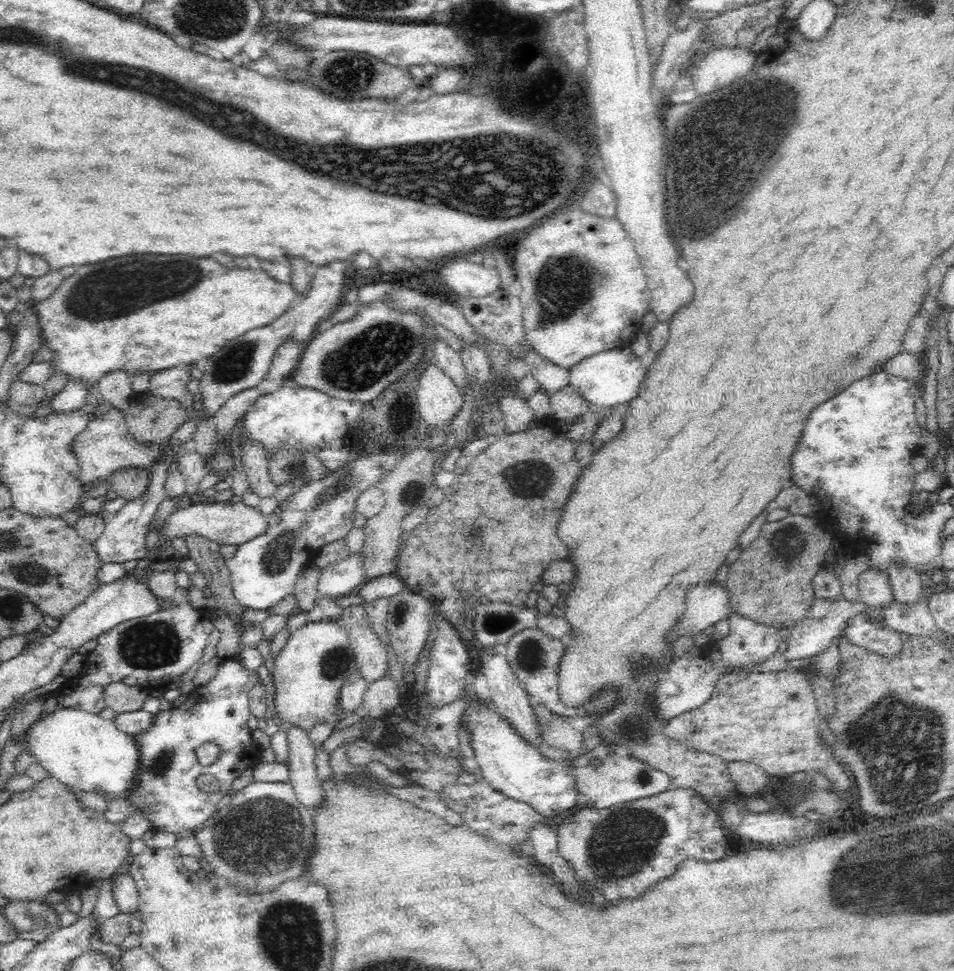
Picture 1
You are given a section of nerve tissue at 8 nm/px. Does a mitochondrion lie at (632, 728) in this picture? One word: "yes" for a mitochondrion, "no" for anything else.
yes

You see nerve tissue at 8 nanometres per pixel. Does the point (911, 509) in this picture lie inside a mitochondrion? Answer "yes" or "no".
no

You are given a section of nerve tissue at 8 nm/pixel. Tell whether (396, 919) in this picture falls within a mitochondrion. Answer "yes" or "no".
no

